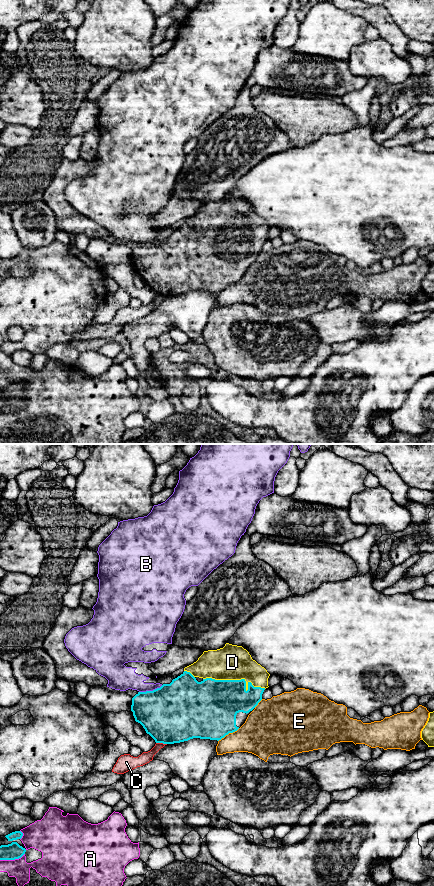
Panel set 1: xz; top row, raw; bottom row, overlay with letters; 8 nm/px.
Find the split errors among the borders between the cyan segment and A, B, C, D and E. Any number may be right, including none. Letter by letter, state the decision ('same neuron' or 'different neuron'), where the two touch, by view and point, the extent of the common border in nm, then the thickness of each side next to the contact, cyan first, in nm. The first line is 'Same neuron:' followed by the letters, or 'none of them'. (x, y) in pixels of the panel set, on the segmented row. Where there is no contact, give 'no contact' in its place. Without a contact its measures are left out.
Same neuron: D
A: different neuron; meets cyan in xz at (22, 835); contact 80 nm long; 70 nm thick on the cyan side, 320 nm on the other
B: different neuron; meets cyan in xz at (150, 691); contact 200 nm long; 460 nm thick on the cyan side, 200 nm on the other
C: different neuron; meets cyan in xz at (161, 742); contact 90 nm long; 460 nm thick on the cyan side, 90 nm on the other
D: same neuron; meets cyan in xz at (234, 680); contact 500 nm long; 400 nm thick on the cyan side, 280 nm on the other
E: different neuron; meets cyan in xz at (228, 733); contact 200 nm long; 460 nm thick on the cyan side, 320 nm on the other

